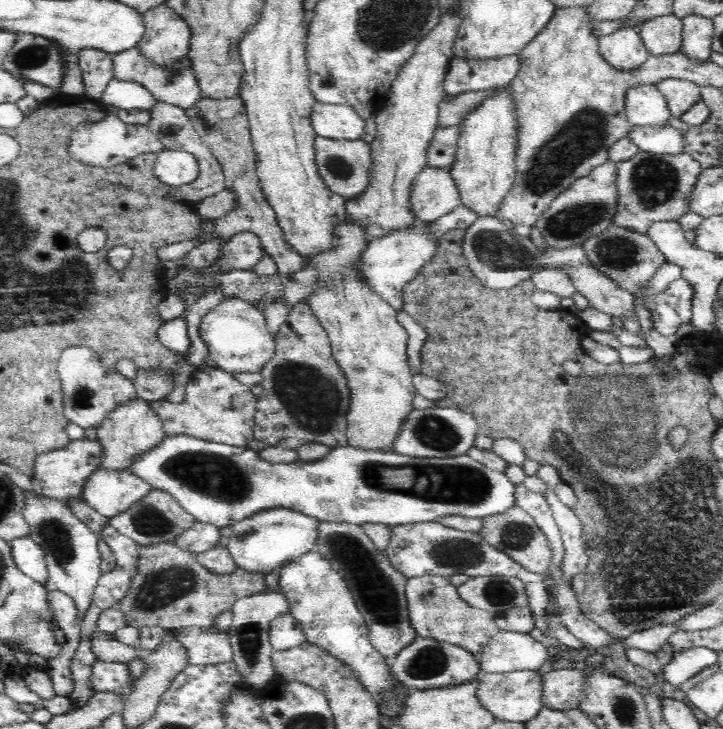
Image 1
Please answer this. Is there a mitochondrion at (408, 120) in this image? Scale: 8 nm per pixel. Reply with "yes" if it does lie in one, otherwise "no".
no

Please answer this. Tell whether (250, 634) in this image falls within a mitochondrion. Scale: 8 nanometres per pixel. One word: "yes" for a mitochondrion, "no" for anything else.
yes

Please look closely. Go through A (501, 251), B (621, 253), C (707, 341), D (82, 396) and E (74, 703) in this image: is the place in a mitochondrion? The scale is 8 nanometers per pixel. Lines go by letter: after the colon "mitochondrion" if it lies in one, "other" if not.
A: mitochondrion
B: mitochondrion
C: other
D: mitochondrion
E: other

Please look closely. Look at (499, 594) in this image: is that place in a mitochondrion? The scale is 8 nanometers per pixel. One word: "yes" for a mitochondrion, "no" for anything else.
yes

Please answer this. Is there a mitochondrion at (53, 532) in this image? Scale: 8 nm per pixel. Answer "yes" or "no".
yes

